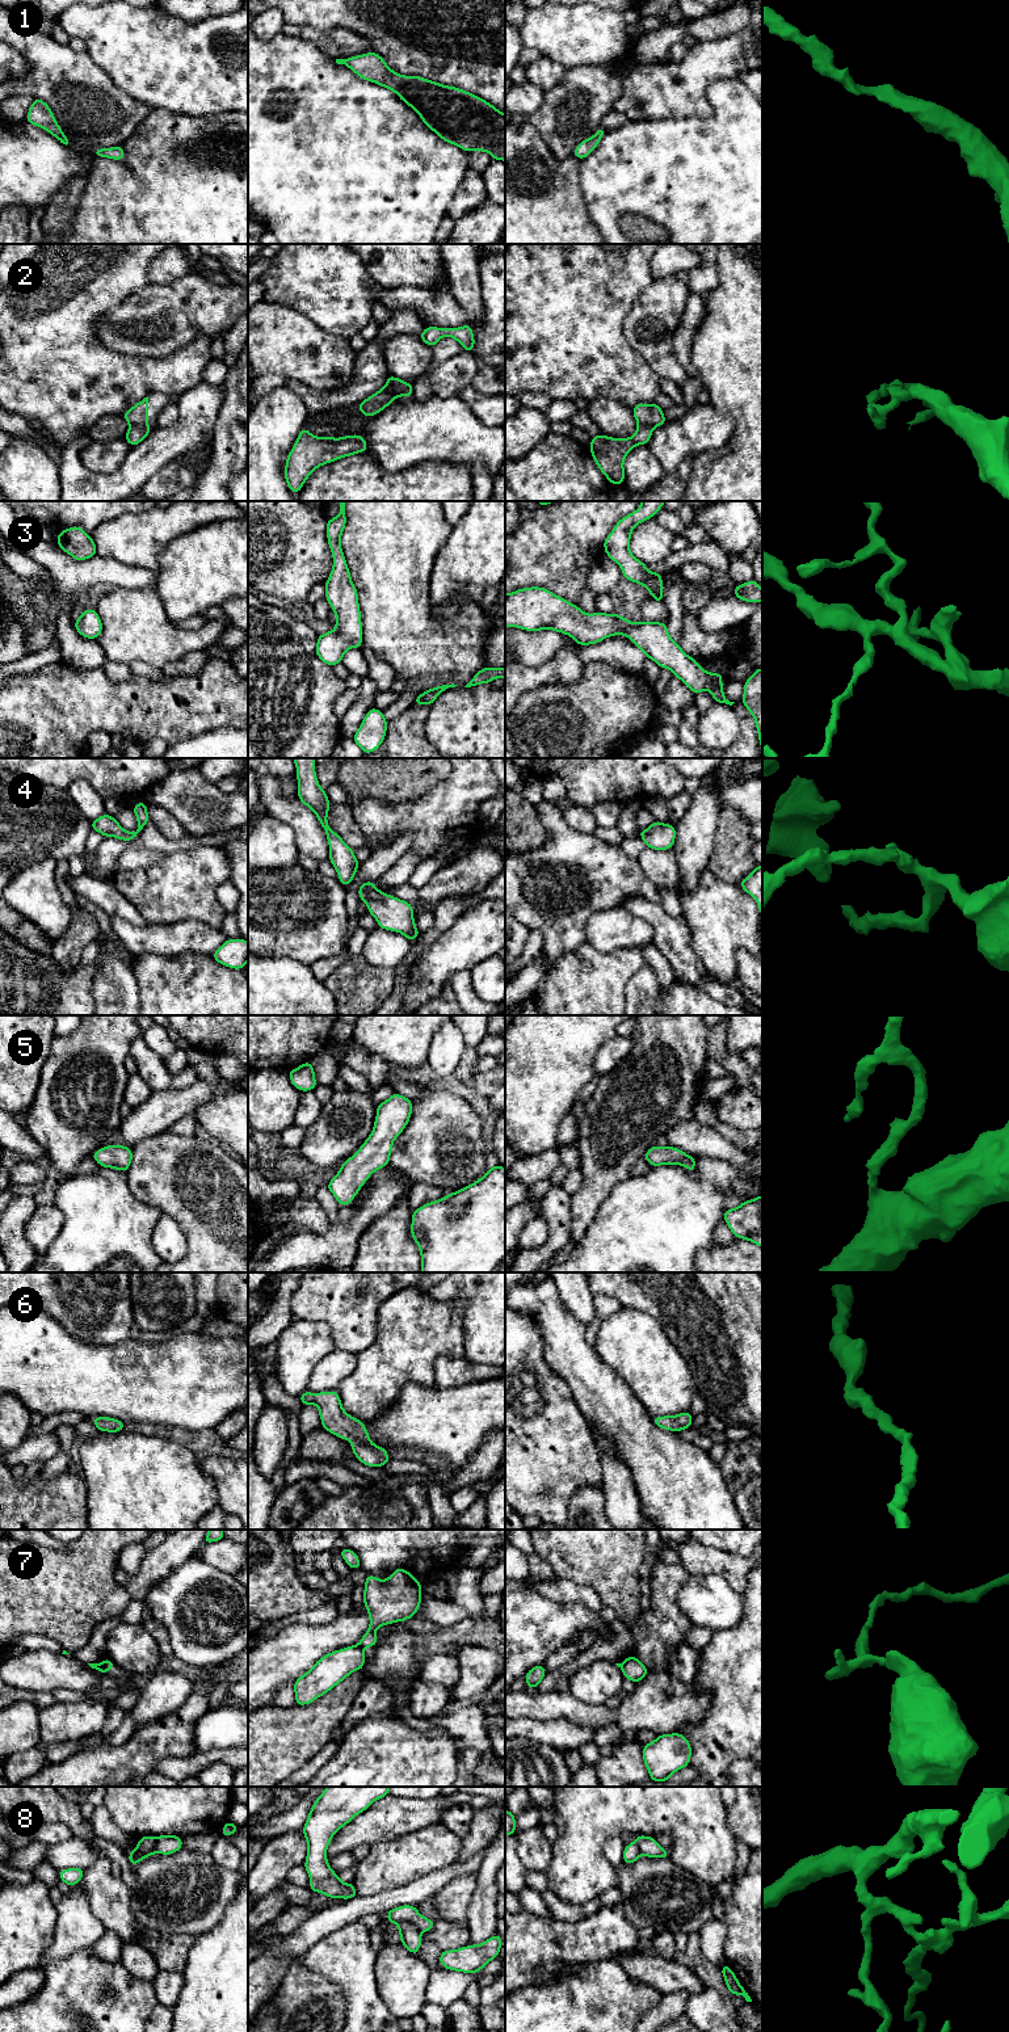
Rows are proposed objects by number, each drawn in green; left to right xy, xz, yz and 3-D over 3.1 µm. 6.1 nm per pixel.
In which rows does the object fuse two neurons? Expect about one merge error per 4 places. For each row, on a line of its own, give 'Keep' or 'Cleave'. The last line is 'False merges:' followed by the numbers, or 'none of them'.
1: Keep
2: Cleave
3: Keep
4: Keep
5: Keep
6: Keep
7: Cleave
8: Cleave
False merges: 2, 7, 8

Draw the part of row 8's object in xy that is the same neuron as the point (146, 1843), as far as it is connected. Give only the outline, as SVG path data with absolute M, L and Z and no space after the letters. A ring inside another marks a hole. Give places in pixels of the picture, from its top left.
M146 1835L143 1838L139 1838L138 1840L138 1847L139 1850L142 1850L143 1852L147 1852L147 1854L152 1854L154 1851L154 1847L155 1847L155 1842L156 1842L156 1838L152 1837L152 1835Z

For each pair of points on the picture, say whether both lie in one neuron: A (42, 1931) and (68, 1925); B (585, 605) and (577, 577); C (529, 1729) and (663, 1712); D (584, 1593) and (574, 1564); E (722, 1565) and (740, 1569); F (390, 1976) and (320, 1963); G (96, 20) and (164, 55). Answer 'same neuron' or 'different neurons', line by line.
A: different neurons
B: different neurons
C: different neurons
D: different neurons
E: same neuron
F: different neurons
G: same neuron

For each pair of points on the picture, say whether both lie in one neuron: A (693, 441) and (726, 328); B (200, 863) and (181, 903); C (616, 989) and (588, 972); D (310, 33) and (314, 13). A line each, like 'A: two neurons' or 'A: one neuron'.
A: two neurons
B: one neuron
C: one neuron
D: two neurons

